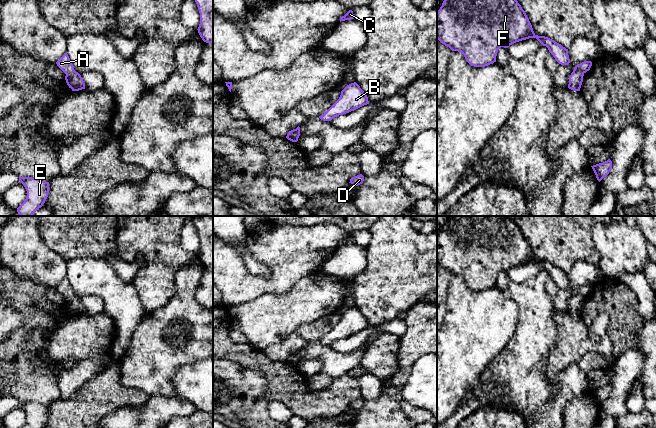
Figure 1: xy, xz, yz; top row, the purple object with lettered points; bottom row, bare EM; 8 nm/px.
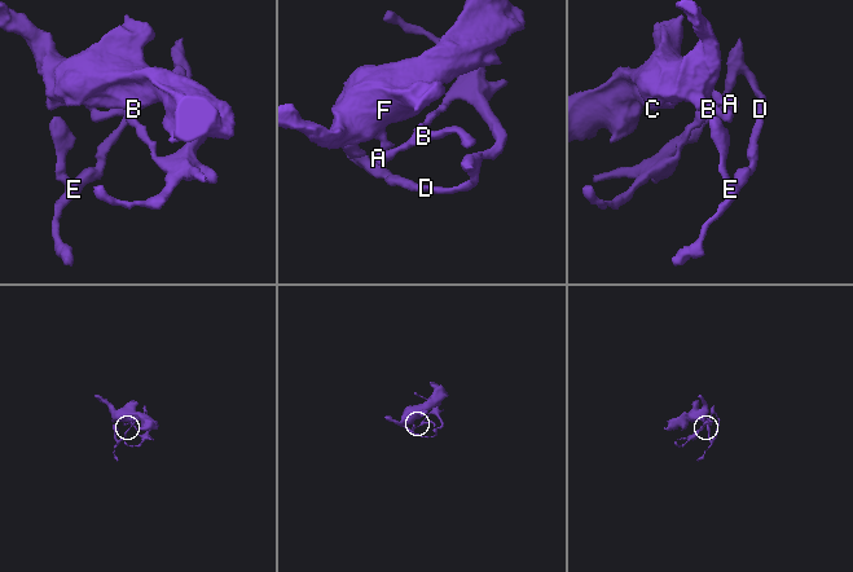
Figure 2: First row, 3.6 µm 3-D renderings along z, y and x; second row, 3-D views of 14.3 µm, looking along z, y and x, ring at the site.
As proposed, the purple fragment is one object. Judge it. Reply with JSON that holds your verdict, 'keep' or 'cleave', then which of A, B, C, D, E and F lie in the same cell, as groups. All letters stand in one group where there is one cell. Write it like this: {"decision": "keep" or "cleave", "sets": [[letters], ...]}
{"decision": "cleave", "sets": [["A", "C", "F"], ["B", "D", "E"]]}

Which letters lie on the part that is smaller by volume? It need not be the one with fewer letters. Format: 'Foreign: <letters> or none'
Foreign: B, D, E

